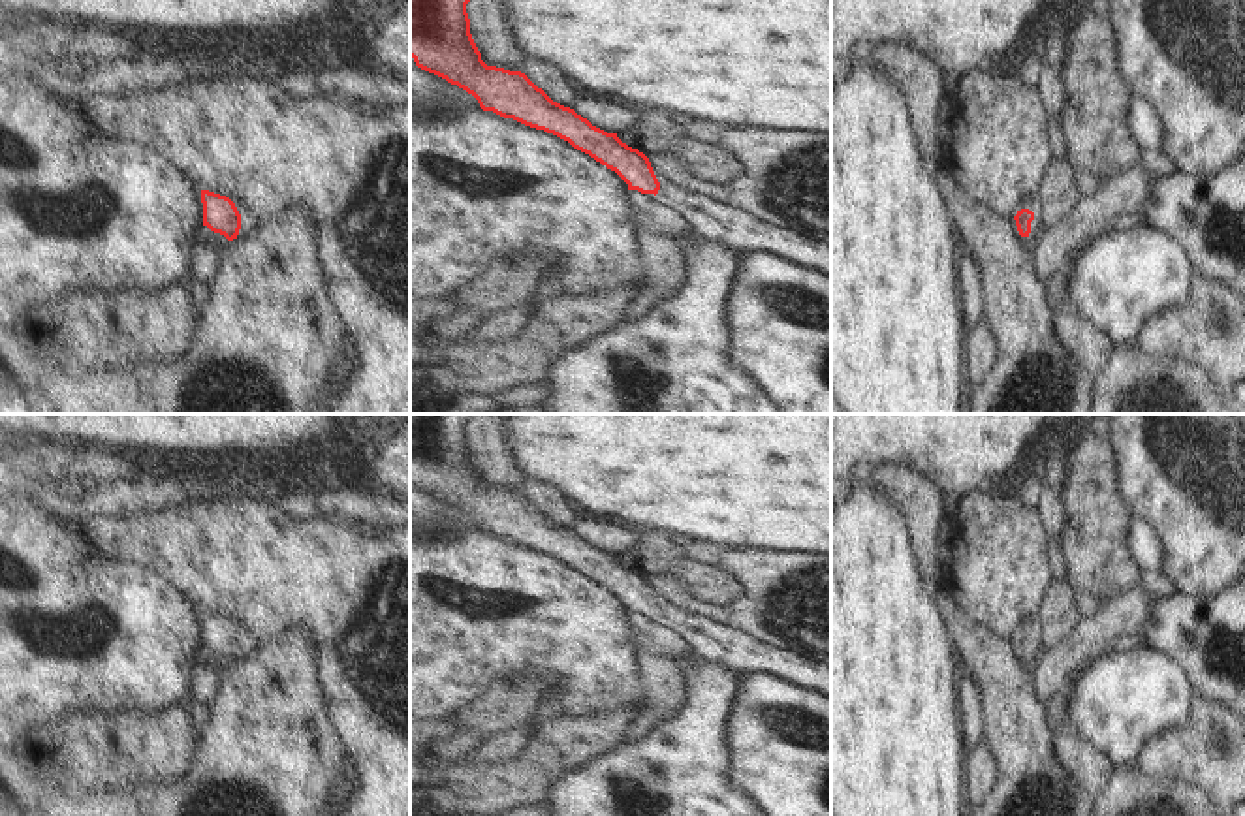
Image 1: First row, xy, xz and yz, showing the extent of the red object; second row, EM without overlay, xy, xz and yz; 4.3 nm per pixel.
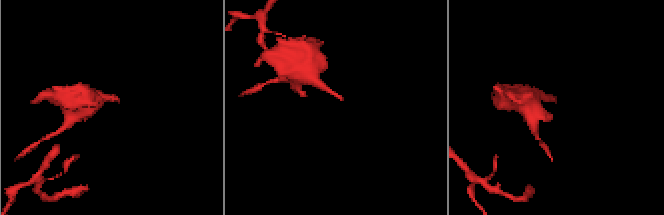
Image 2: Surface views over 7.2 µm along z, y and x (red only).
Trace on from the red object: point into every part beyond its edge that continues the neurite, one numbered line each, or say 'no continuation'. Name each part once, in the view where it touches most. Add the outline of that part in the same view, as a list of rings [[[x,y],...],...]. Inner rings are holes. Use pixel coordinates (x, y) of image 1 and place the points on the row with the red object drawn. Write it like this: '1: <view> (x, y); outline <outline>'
1: xy (249, 217); outline [[[237,207],[241,214],[241,228],[258,229],[265,224],[265,218],[258,214],[252,207]]]

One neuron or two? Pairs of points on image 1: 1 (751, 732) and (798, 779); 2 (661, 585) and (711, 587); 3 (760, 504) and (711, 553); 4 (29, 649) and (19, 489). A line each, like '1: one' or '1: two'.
1: one
2: two
3: two
4: one

